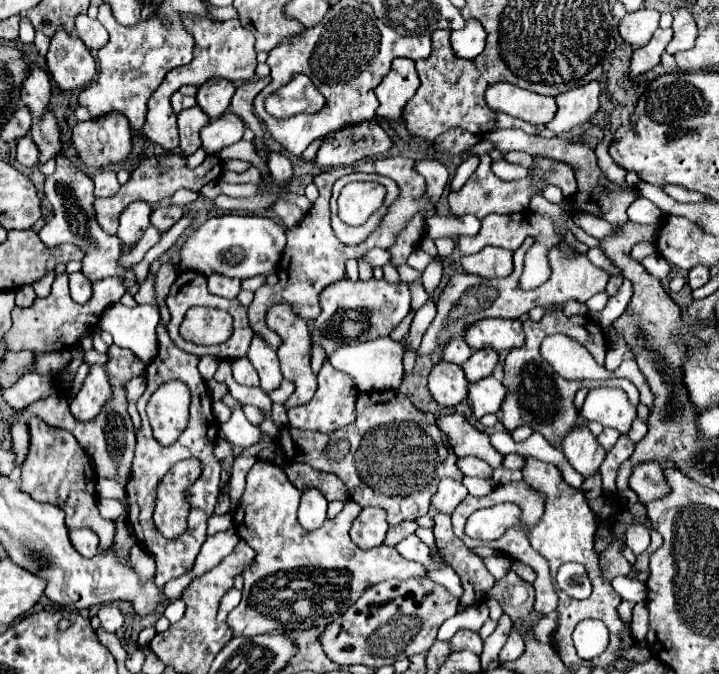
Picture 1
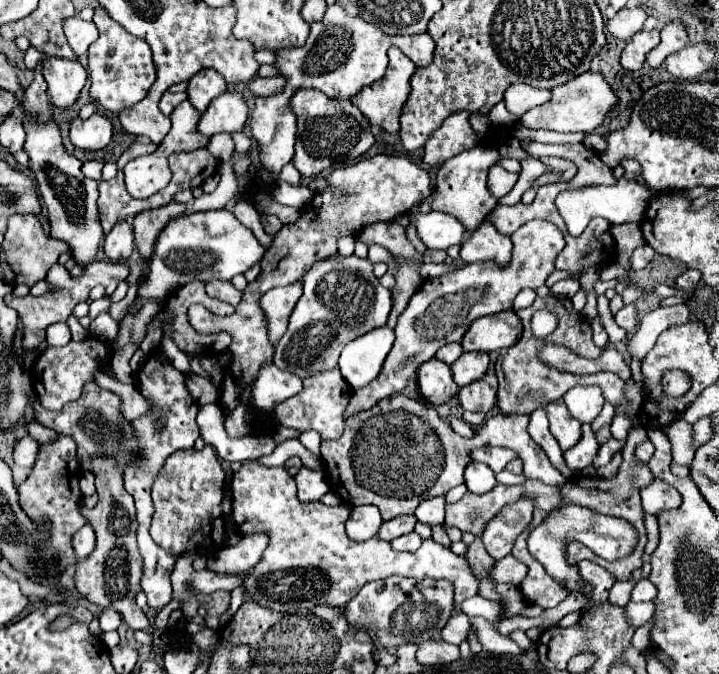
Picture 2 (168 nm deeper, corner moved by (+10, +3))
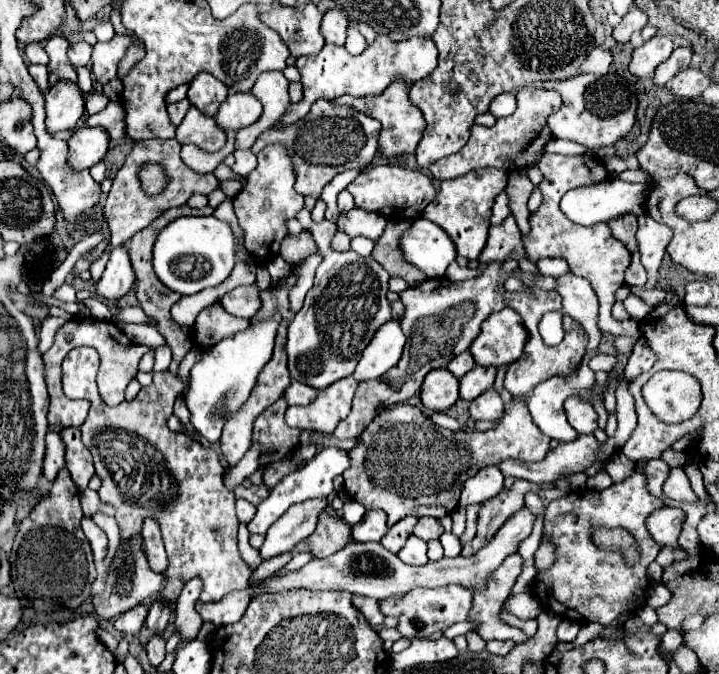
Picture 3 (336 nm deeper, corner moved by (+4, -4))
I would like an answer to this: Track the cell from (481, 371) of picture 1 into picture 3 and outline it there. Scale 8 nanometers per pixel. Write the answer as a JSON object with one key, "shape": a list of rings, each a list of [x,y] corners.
{"shape":[[[472,368],[472,372],[466,372],[460,378],[460,398],[462,400],[474,400],[482,392],[490,390],[496,378],[496,368]]]}

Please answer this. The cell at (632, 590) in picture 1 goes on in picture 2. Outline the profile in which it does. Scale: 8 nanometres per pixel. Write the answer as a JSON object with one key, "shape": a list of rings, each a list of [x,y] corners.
{"shape":[[[640,579],[632,589],[632,601],[652,601],[656,597],[656,587],[648,579]]]}

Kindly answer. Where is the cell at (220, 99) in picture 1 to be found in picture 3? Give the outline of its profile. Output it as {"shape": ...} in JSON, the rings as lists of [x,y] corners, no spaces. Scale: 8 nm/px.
{"shape":[[[200,72],[188,88],[188,100],[206,116],[216,116],[218,106],[226,100],[228,88],[208,72]]]}

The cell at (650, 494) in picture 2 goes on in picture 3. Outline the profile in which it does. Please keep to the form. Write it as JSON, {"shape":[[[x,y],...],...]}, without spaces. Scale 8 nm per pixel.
{"shape":[[[664,506],[648,518],[646,526],[648,526],[648,532],[652,534],[652,538],[660,546],[676,548],[678,536],[680,536],[680,530],[682,530],[682,522],[684,522],[684,512],[680,508]]]}

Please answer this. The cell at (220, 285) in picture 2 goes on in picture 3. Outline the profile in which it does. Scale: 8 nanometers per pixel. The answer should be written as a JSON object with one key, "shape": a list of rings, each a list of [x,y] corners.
{"shape":[[[256,284],[238,286],[238,288],[230,290],[228,294],[224,294],[220,304],[228,314],[232,314],[236,318],[252,320],[256,316],[256,312],[260,310],[260,290]]]}

